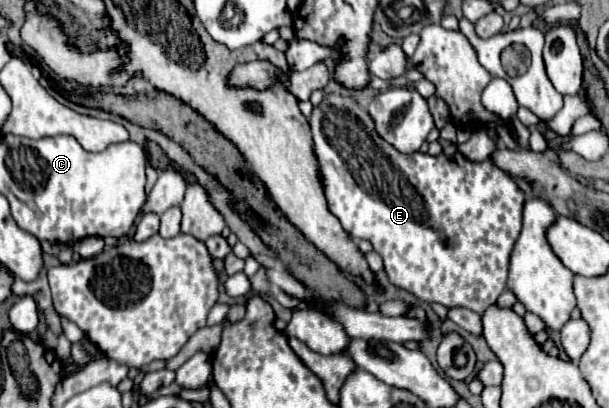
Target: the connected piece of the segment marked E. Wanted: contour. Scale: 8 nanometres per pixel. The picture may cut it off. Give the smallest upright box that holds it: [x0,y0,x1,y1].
[311,94,525,314]

